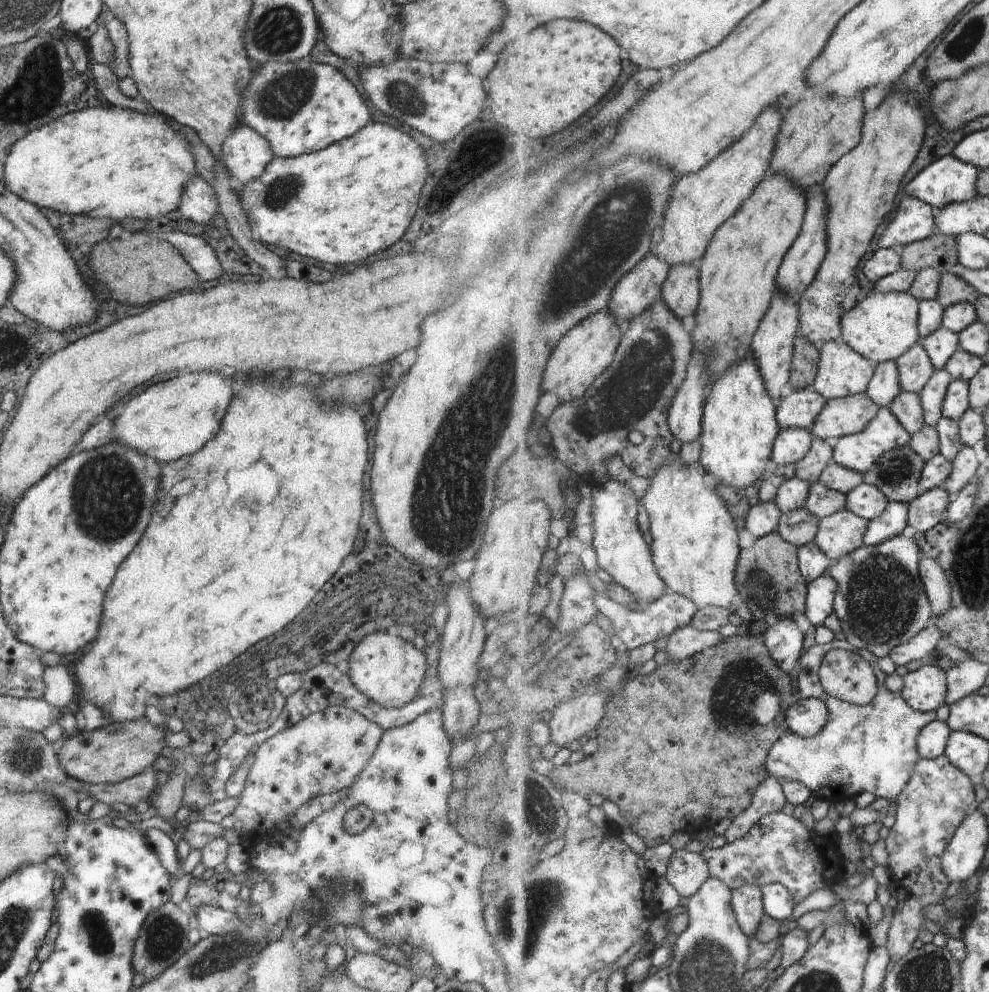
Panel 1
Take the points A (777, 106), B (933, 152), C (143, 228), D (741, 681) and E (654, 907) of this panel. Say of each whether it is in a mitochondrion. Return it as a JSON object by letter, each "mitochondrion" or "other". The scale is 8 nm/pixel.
{"A":"other","B":"other","C":"other","D":"mitochondrion","E":"other"}

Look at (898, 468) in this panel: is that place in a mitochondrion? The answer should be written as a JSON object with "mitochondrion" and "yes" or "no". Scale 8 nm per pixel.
{"mitochondrion":"yes"}

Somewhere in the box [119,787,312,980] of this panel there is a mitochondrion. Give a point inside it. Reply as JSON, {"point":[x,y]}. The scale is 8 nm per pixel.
{"point":[163,936]}

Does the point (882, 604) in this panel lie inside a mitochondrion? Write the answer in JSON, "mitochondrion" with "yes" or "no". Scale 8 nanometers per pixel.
{"mitochondrion":"yes"}

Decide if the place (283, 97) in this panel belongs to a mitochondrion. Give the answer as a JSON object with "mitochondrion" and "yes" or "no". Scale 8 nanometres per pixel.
{"mitochondrion":"yes"}

